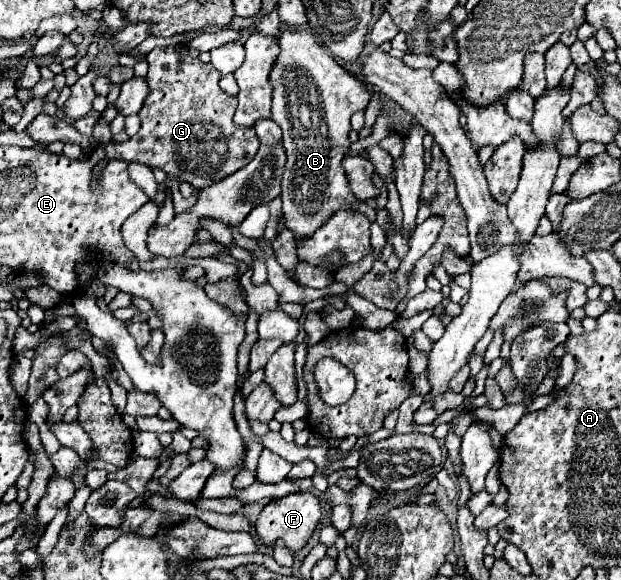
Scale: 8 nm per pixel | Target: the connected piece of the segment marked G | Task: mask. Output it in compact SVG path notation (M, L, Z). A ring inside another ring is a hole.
M169 46L155 48L147 54L149 72L145 80L149 86L149 96L139 110L141 130L127 142L101 144L93 136L79 134L65 118L45 114L39 114L31 122L27 134L35 142L43 144L61 140L79 144L81 148L103 148L109 158L161 168L163 172L177 176L181 182L185 180L193 184L195 190L227 178L255 158L259 150L259 138L255 130L239 130L233 124L237 98L225 94L219 88L221 74L211 64L205 64L199 58L191 58L187 53L187 46Z

